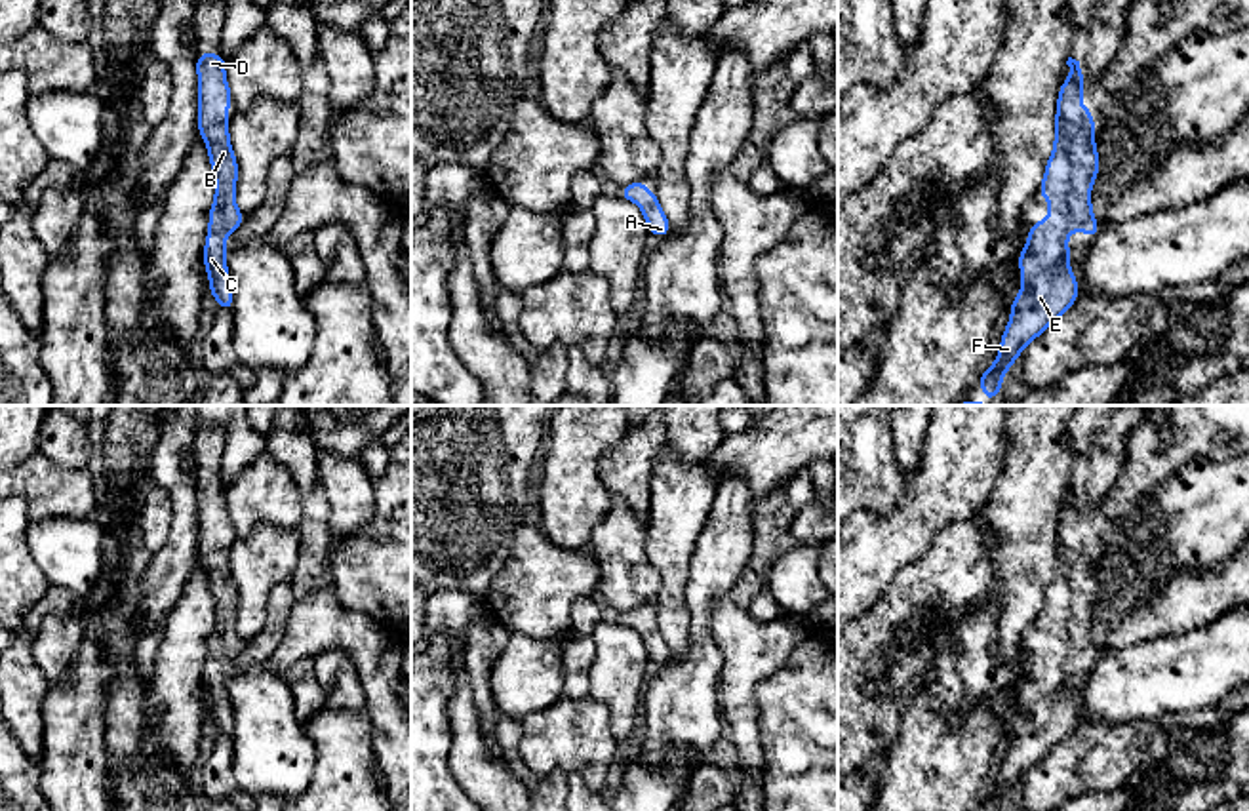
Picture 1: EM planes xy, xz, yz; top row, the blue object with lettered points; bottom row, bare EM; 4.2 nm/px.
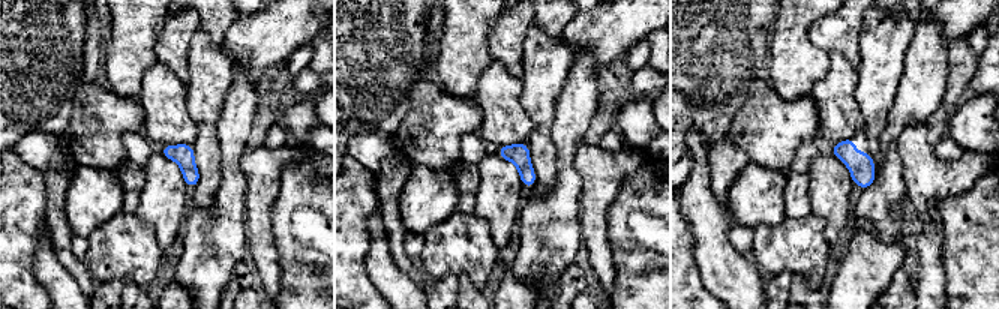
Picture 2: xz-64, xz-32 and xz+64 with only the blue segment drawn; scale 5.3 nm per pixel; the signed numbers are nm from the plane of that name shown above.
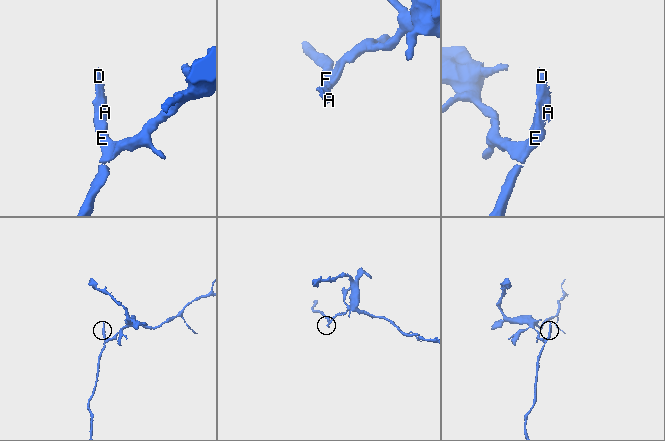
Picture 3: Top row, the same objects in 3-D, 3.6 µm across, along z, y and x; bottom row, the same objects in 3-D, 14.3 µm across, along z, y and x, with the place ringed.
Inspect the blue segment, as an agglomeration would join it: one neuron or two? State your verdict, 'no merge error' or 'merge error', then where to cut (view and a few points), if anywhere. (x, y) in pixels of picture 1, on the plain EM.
no merge error; cut none

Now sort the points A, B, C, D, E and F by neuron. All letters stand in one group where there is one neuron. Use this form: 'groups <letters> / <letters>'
groups A B C D E F

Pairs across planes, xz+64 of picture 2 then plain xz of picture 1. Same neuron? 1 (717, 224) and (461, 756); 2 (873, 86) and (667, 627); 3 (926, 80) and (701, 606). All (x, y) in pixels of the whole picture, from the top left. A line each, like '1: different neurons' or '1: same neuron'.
1: same neuron
2: same neuron
3: same neuron

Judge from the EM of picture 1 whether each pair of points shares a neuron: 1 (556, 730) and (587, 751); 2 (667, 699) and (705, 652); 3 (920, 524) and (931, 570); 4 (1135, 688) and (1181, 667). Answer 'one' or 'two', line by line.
1: one
2: one
3: two
4: one

